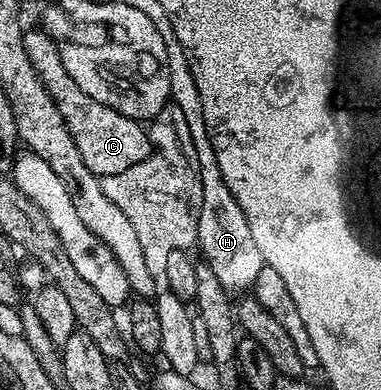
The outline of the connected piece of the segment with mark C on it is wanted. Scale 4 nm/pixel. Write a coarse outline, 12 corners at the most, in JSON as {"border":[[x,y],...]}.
{"border":[[50,31],[23,41],[85,166],[100,178],[151,156],[140,121],[69,78]]}

